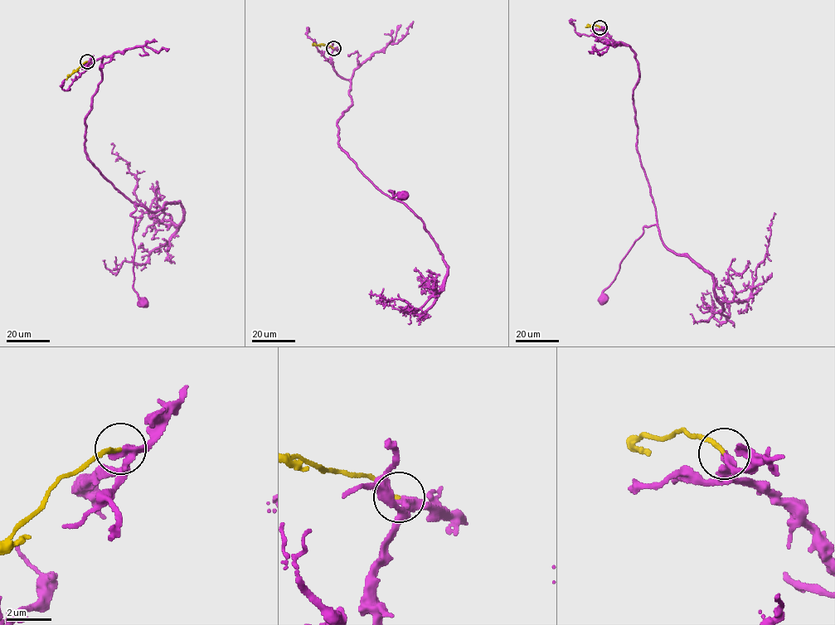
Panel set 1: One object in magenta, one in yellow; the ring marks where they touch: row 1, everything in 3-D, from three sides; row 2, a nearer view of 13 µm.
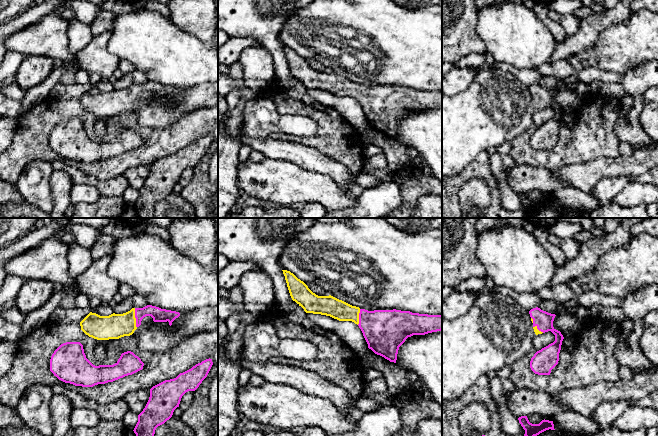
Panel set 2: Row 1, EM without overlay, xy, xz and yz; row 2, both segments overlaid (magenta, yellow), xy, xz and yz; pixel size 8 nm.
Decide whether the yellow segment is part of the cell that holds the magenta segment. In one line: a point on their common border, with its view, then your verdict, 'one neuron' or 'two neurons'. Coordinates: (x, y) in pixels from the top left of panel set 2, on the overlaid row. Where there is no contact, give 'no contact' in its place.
contact xy (135, 317); one neuron

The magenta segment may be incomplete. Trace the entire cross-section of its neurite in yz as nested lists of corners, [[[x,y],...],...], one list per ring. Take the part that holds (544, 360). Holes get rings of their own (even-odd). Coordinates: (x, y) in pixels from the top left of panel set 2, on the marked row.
[[[538,307],[531,309],[529,314],[536,335],[548,331],[551,331],[555,335],[555,341],[537,351],[530,361],[530,368],[535,374],[550,375],[551,370],[558,364],[564,337],[560,331],[553,327],[555,314],[543,311]]]

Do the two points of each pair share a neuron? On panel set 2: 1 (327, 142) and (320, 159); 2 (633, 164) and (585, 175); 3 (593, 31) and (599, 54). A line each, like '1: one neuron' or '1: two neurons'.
1: two neurons
2: one neuron
3: two neurons

